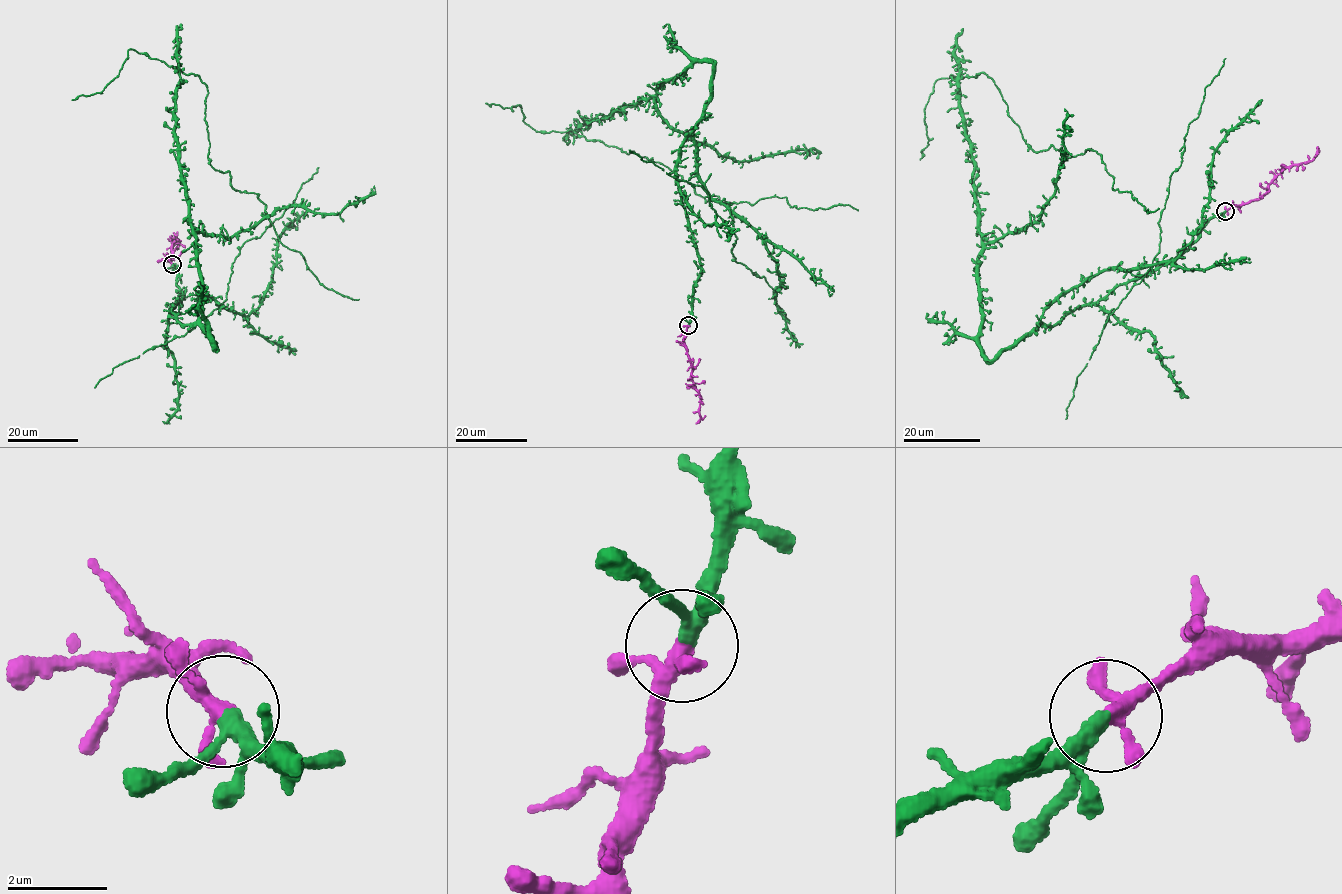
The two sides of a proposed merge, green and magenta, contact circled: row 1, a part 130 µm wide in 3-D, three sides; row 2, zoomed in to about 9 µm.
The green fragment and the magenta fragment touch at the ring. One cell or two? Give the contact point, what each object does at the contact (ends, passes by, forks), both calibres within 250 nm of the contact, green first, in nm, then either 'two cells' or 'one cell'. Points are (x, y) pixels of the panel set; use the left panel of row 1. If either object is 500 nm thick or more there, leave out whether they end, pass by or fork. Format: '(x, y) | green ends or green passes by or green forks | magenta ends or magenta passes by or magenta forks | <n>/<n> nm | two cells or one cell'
(172, 264) | green passes by | magenta forks | 240/220 nm | one cell

